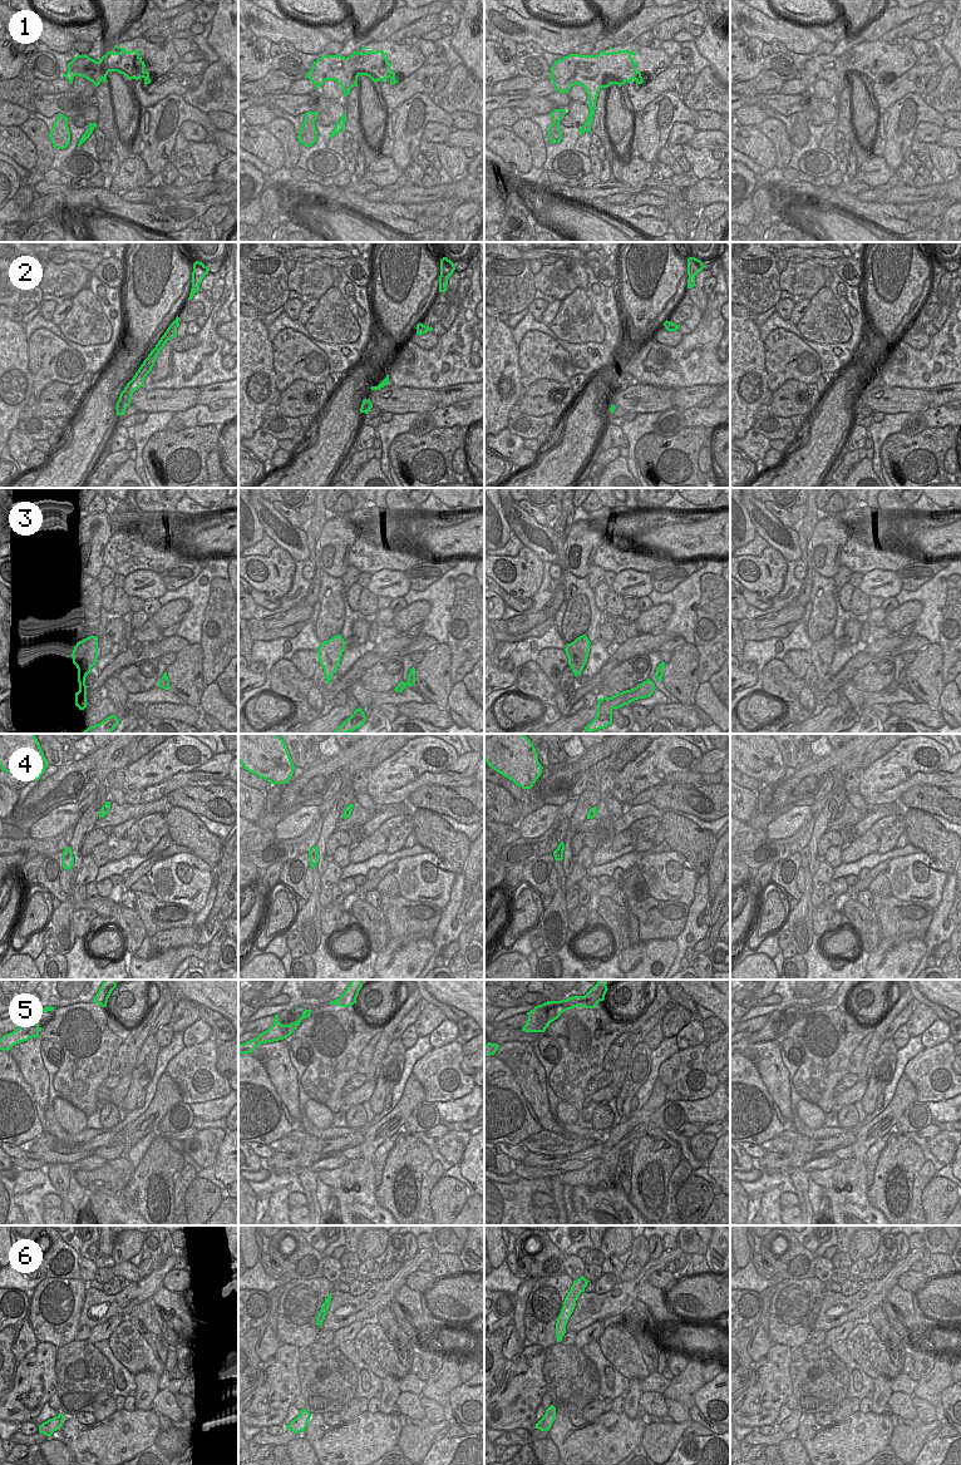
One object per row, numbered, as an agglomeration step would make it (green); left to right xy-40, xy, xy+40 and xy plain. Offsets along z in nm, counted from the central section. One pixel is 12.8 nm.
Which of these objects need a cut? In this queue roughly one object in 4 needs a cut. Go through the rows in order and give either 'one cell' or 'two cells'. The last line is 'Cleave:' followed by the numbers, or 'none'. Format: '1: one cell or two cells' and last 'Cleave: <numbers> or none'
1: one cell
2: one cell
3: one cell
4: one cell
5: one cell
6: one cell
Cleave: none

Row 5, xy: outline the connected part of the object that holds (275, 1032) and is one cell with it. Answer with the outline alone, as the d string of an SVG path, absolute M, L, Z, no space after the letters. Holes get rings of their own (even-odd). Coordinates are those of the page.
M305 1010L301 1017L290 1025L281 1023L279 1021L279 1013L275 1015L275 1022L268 1030L261 1032L256 1039L238 1045L238 1055L251 1054L261 1044L287 1039L297 1029L300 1022L311 1015L311 1011Z

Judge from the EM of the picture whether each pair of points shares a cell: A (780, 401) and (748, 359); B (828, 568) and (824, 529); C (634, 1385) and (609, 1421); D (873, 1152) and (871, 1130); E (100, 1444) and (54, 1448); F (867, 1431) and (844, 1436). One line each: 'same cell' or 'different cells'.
A: different cells
B: same cell
C: different cells
D: different cells
E: different cells
F: same cell

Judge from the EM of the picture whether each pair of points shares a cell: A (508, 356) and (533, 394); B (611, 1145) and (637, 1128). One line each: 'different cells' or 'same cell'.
A: different cells
B: same cell

